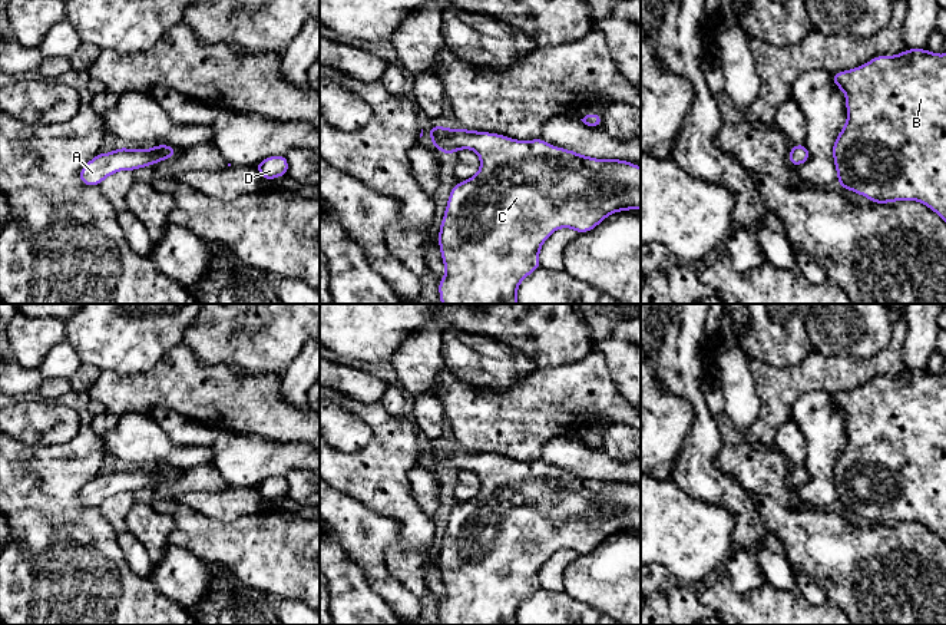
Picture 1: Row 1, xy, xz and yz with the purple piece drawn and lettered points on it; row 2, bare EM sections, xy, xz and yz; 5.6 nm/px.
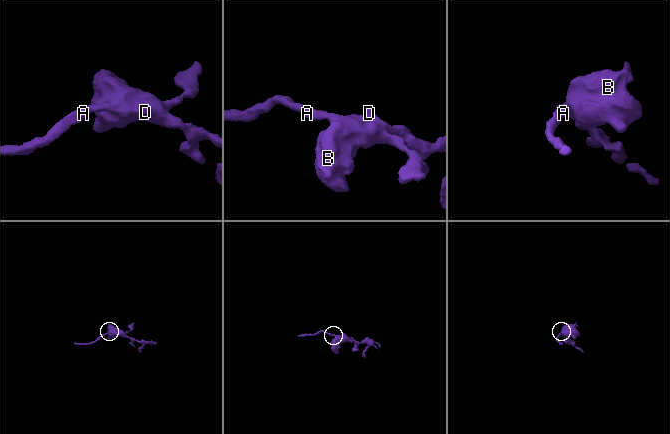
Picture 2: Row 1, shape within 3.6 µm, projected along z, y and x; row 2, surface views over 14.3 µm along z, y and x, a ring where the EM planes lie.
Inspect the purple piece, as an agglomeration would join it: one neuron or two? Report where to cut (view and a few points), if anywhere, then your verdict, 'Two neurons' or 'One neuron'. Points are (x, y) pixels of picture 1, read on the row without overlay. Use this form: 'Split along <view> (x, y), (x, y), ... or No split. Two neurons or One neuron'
No split. One neuron

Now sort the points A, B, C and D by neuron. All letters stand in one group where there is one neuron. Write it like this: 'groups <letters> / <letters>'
groups A B C D

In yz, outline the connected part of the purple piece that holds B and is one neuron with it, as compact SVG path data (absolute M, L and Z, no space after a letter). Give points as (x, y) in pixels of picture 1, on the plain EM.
M906 370L896 377L876 377L863 387L831 394L846 414L847 442L833 464L840 510L850 510L873 525L917 522L946 543L946 374Z

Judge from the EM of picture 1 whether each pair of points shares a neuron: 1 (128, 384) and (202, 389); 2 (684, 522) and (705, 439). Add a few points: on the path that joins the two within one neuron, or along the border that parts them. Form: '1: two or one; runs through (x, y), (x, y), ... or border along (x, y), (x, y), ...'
1: one; runs through (146, 387), (184, 387)
2: two; border along (672, 479), (690, 495), (723, 506)

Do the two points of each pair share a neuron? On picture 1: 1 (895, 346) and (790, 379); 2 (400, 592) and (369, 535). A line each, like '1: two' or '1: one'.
1: one
2: one

